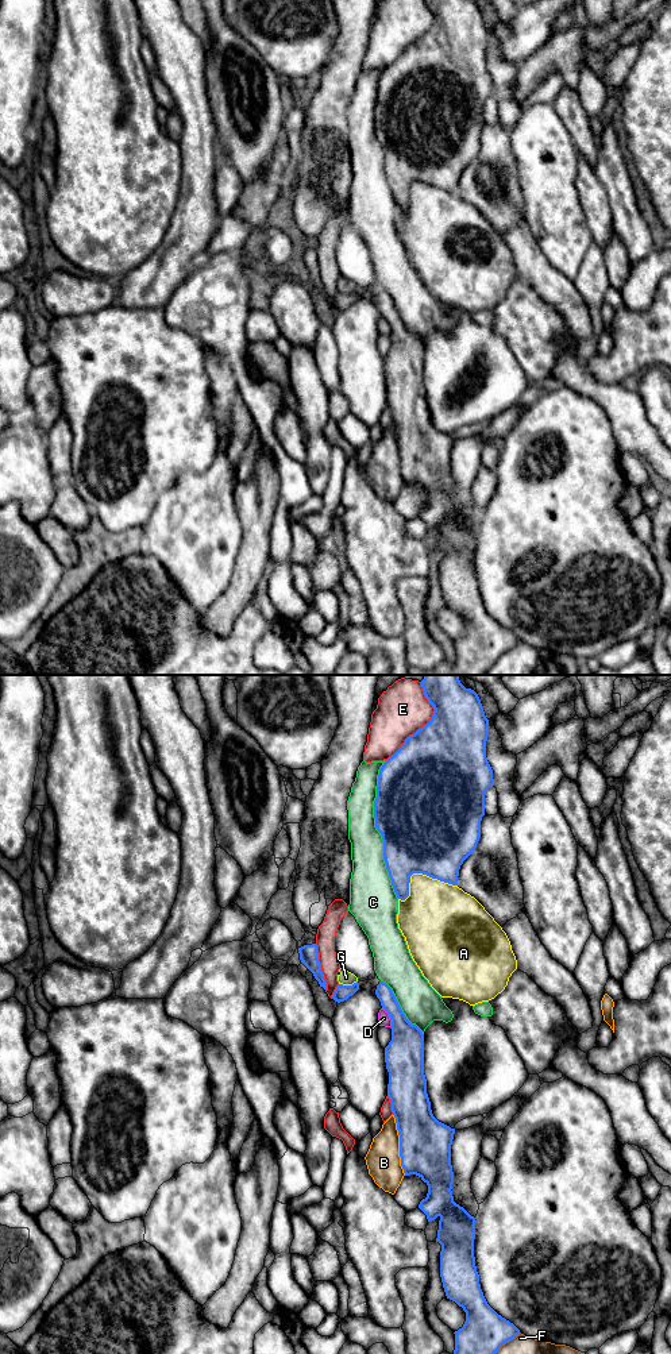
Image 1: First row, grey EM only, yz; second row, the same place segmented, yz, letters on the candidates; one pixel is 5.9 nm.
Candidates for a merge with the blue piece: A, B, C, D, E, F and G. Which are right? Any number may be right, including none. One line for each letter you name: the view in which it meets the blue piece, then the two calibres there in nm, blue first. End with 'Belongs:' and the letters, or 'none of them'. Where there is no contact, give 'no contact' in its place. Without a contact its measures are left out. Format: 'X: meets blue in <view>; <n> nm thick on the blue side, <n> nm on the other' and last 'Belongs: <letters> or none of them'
Belongs: none of them

